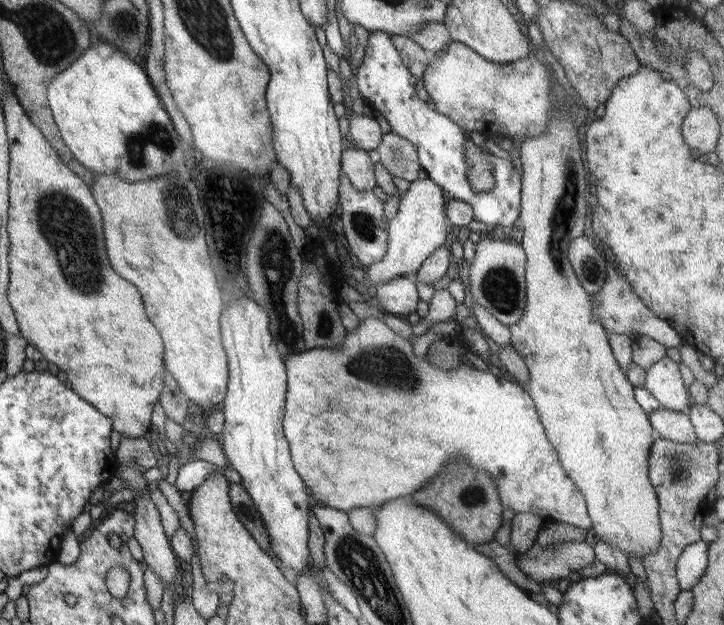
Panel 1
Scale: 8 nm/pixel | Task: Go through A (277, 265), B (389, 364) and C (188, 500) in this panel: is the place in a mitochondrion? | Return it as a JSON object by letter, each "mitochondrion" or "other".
{"A":"mitochondrion","B":"mitochondrion","C":"other"}

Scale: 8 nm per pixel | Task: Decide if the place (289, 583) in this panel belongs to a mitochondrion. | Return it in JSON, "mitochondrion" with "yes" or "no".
{"mitochondrion":"no"}

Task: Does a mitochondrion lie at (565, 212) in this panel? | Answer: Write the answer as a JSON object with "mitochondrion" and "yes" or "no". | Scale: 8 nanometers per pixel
{"mitochondrion":"yes"}

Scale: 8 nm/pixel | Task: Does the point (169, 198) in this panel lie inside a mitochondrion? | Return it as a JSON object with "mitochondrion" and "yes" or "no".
{"mitochondrion":"yes"}

